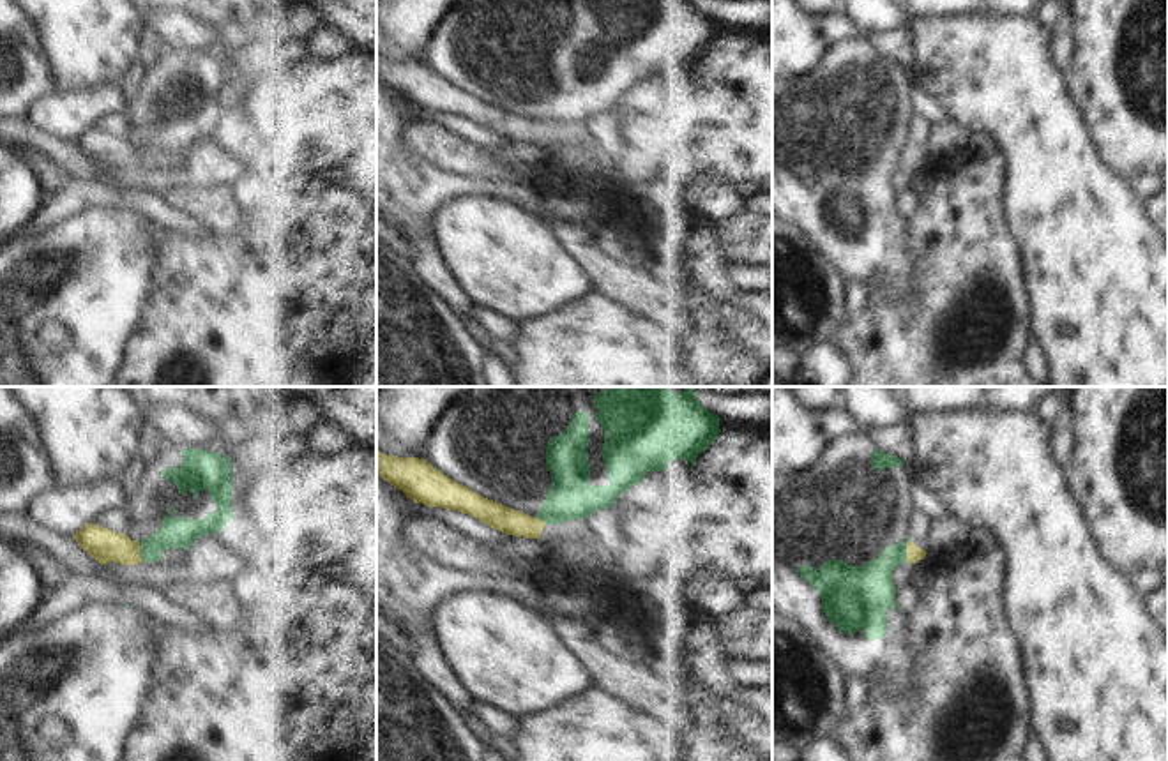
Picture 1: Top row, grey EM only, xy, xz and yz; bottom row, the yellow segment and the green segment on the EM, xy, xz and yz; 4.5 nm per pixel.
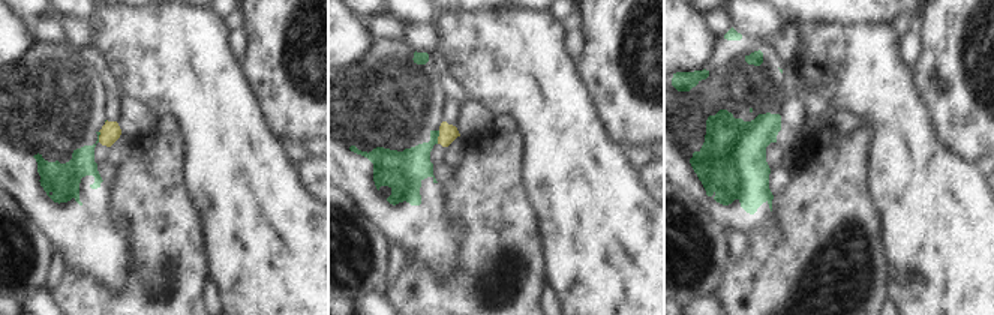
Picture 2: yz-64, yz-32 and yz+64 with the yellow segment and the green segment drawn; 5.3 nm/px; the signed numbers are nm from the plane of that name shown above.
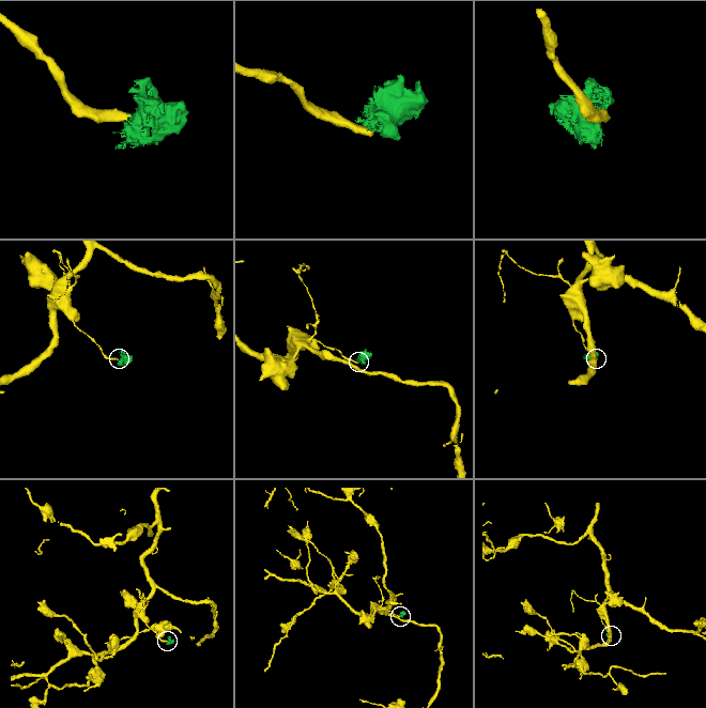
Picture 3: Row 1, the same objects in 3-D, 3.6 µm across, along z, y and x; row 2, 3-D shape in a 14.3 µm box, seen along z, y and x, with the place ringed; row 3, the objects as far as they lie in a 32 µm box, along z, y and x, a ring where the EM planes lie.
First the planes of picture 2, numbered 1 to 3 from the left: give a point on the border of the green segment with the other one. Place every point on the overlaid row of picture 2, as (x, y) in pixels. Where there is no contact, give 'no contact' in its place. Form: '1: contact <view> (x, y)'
1: contact yz-64 (99, 137)
2: contact yz-32 (438, 137)
3: no contact

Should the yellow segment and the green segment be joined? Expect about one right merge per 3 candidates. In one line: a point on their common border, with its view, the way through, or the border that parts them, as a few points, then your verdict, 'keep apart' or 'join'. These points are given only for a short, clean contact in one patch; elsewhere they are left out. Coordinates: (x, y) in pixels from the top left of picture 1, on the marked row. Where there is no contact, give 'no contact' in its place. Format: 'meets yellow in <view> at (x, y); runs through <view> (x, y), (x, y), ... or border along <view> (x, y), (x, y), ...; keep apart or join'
meets yellow in yz at (907, 550); keep apart

